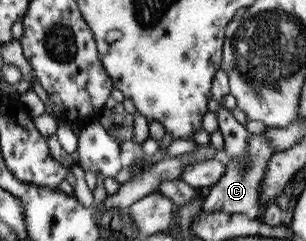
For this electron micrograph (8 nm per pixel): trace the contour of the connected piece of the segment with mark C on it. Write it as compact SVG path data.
M249 134L245 144L243 160L247 162L242 168L235 160L230 159L224 163L225 169L222 176L211 186L209 191L202 198L202 210L221 210L227 213L245 213L256 215L257 200L259 199L260 183L270 157L273 155L273 146L267 138L260 134Z

